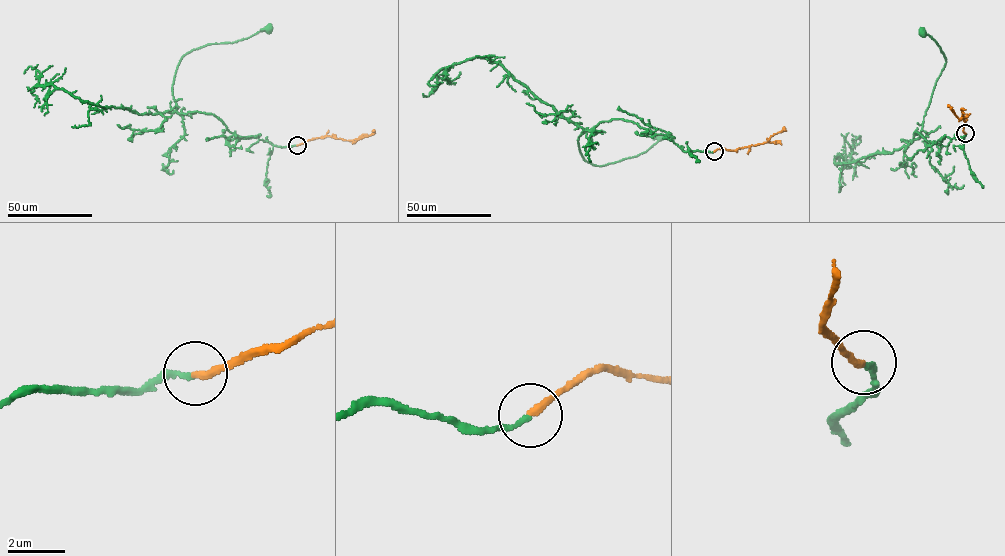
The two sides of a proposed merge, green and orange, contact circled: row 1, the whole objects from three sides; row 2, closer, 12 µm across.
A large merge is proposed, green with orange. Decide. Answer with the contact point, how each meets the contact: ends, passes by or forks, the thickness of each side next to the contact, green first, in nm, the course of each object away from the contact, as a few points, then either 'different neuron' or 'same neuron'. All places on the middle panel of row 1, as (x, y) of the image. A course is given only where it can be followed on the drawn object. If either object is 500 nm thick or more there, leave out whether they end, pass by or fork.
place (714, 151); green ends; orange ends; calibres 200 and 260 nm; course green (714, 151), (684, 151), (621, 119), (578, 140), (583, 158), (601, 166), (661, 137); course orange (714, 151), (762, 144), (783, 128); same neuron

